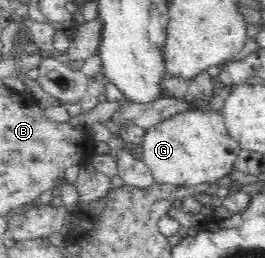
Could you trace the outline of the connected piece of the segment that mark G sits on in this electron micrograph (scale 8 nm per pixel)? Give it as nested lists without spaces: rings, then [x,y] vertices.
[[[198,105],[196,108],[173,115],[170,119],[162,121],[160,125],[146,130],[143,148],[138,154],[150,169],[155,182],[176,187],[192,187],[202,183],[209,183],[213,186],[216,180],[233,173],[241,151],[240,144],[228,133],[222,111],[214,111],[214,109]]]

